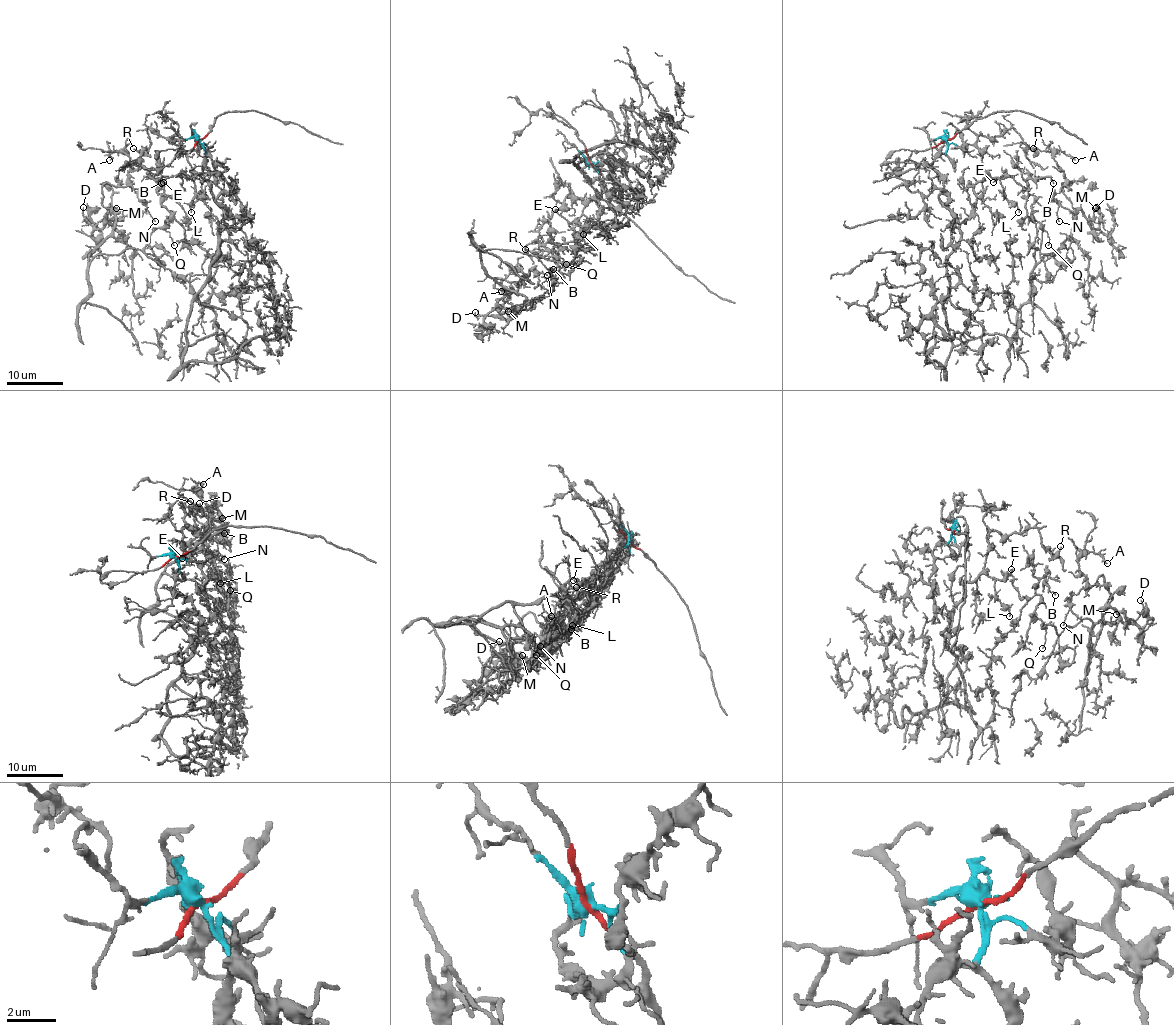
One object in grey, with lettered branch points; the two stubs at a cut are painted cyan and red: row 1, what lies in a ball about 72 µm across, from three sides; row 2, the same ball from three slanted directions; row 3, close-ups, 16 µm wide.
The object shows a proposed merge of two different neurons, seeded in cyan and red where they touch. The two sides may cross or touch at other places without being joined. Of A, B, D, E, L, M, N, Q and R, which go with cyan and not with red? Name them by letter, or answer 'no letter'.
A, B, D, E, L, M, N, Q, R

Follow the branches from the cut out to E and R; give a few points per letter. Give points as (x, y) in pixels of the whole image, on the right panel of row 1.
E: (946, 140), (932, 166), (950, 226), (967, 217), (974, 185), (1006, 174), (992, 182)
R: (946, 140), (932, 166), (950, 226), (967, 217), (982, 179), (978, 136), (1012, 128), (1033, 149)

